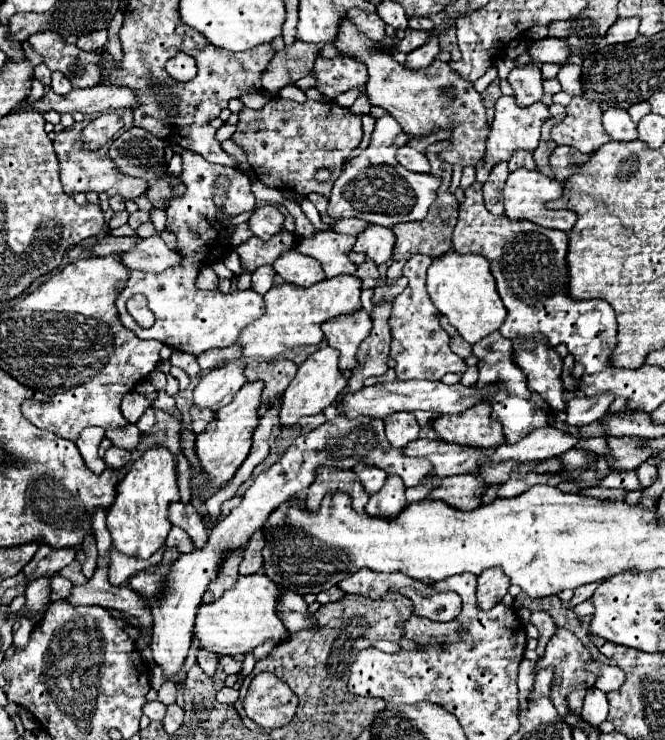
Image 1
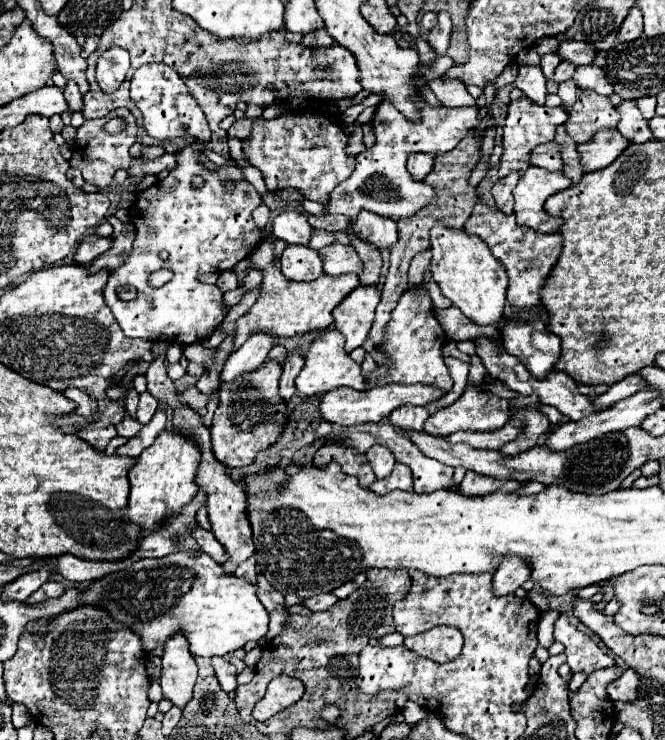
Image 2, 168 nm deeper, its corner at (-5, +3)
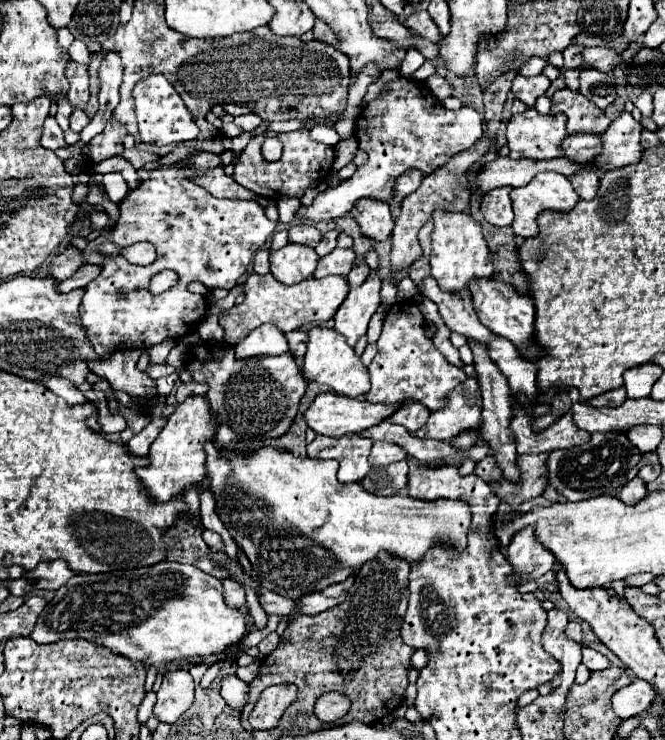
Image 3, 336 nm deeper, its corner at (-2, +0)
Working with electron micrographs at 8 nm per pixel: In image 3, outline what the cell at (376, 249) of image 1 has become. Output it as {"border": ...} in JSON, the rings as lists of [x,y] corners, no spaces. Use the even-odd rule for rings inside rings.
{"border":[[[361,199],[351,211],[351,217],[361,227],[361,233],[373,241],[385,241],[393,231],[393,217],[385,201]]]}

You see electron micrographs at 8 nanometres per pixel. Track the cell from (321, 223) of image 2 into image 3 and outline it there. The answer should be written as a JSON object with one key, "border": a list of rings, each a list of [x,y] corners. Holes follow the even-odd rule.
{"border":[[[327,231],[321,239],[321,243],[315,247],[315,253],[319,257],[325,257],[327,253],[331,253],[337,247],[337,237],[339,237],[339,231]]]}

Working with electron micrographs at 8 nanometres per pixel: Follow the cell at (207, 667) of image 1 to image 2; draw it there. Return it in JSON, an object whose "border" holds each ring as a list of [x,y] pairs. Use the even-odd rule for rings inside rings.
{"border":[[[212,658],[212,668],[216,672],[216,678],[224,692],[236,690],[236,668],[226,658]]]}

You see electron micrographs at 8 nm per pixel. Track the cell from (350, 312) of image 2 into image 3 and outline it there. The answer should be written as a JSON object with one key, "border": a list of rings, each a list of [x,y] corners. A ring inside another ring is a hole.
{"border":[[[369,275],[363,285],[351,287],[347,299],[341,303],[335,313],[335,331],[339,331],[347,343],[353,347],[361,335],[367,333],[367,325],[371,315],[381,305],[381,279],[377,275]]]}

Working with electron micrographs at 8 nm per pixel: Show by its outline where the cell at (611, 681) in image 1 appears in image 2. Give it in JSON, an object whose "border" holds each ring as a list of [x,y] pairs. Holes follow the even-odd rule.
{"border":[[[628,668],[620,678],[616,678],[616,682],[610,682],[608,696],[612,700],[632,702],[636,698],[636,686],[638,686],[638,674],[632,668]]]}

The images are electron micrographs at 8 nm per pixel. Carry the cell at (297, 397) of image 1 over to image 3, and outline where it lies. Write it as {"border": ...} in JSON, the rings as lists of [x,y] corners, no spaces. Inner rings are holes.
{"border":[[[311,327],[309,329],[309,345],[303,359],[303,375],[307,381],[317,381],[329,385],[335,393],[345,397],[359,397],[369,391],[369,373],[367,367],[361,363],[361,357],[355,355],[353,347],[345,341],[343,335],[339,335],[335,329],[329,327]]]}

